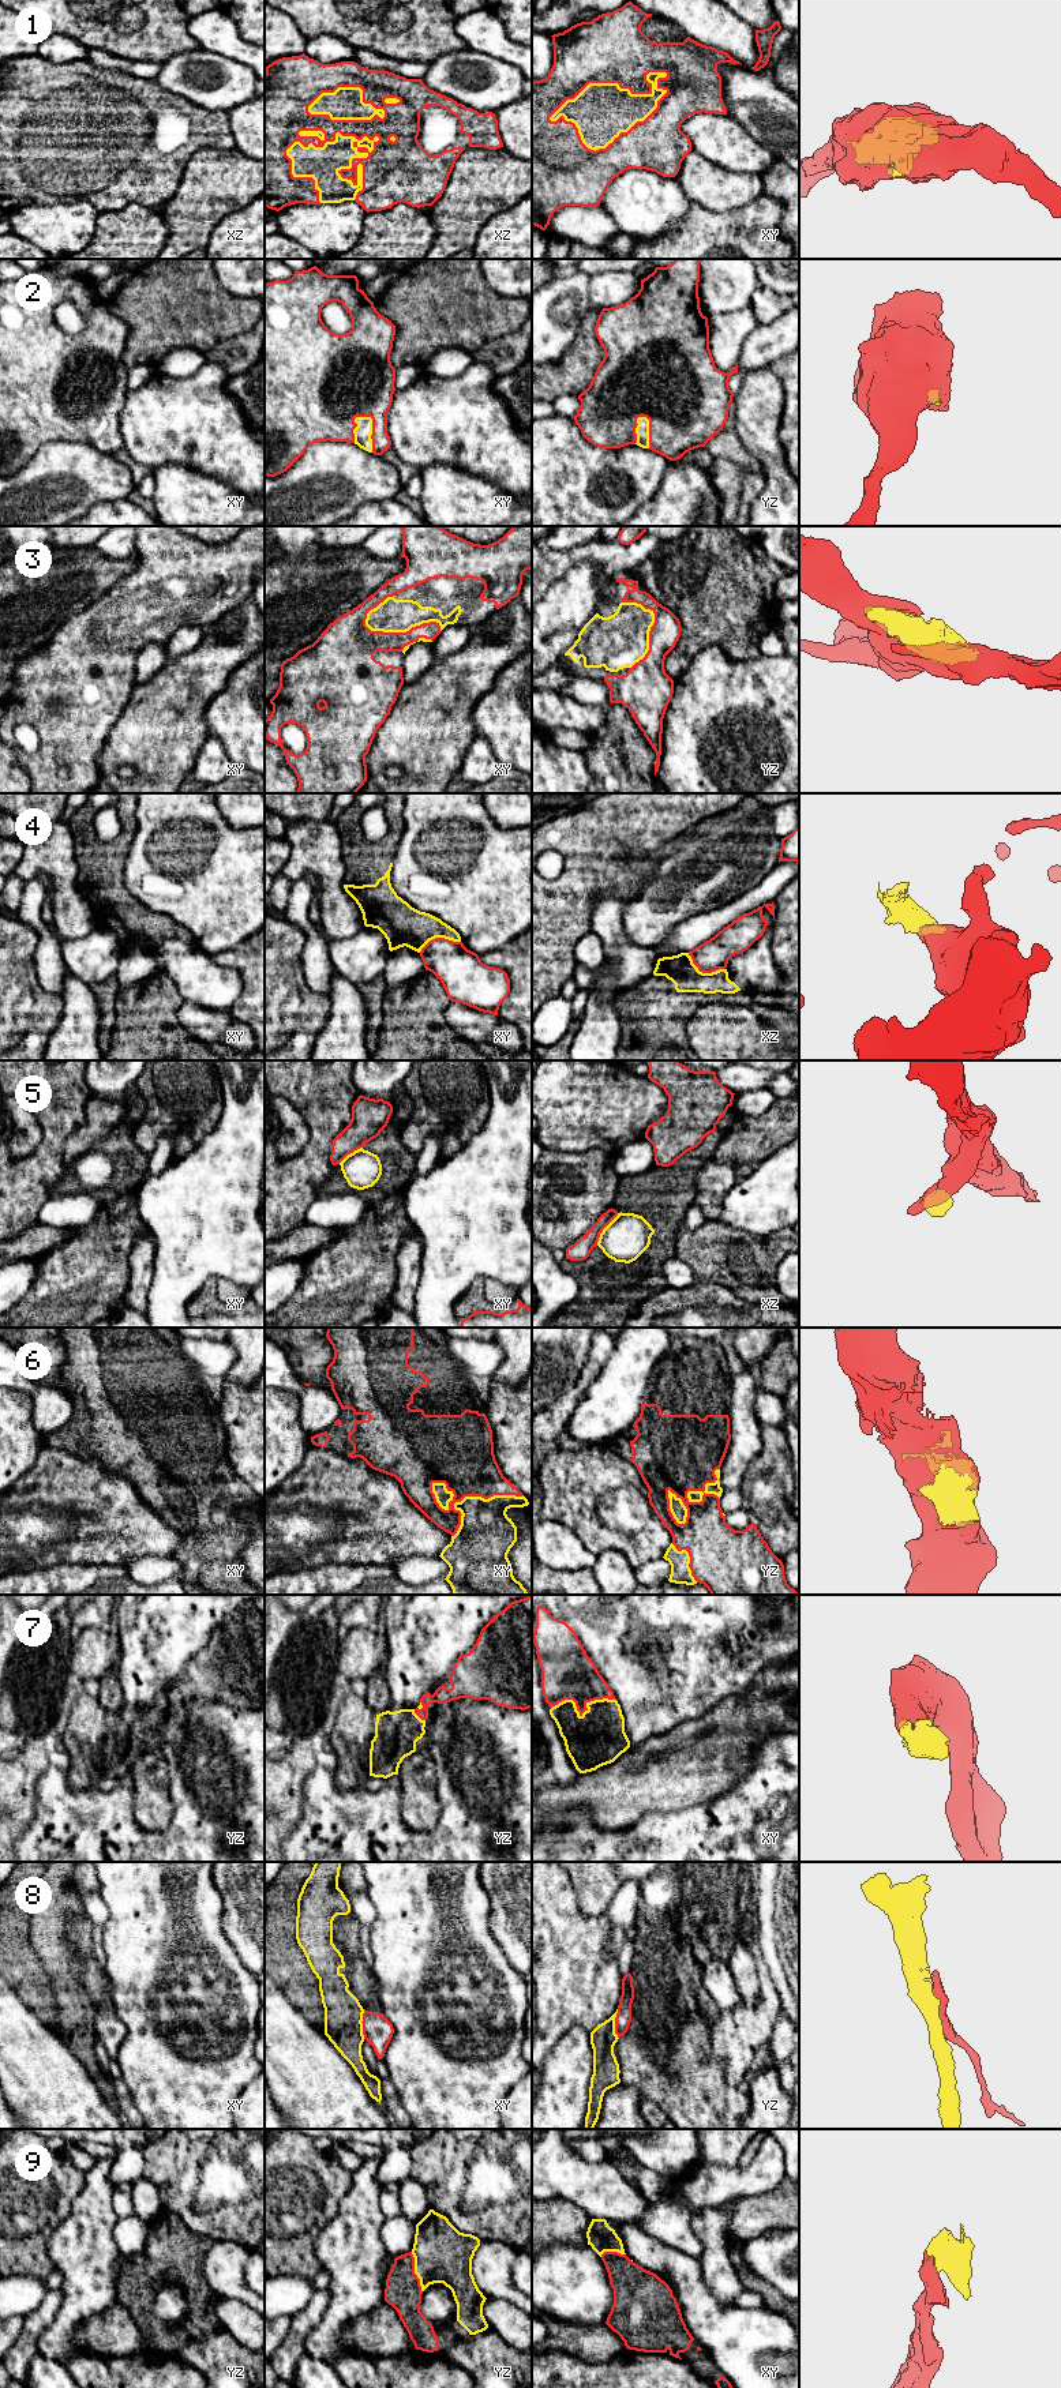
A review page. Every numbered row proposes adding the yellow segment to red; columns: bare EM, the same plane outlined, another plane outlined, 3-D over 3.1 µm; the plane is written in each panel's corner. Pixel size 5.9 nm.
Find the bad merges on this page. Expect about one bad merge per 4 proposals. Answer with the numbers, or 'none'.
4, 5, 8

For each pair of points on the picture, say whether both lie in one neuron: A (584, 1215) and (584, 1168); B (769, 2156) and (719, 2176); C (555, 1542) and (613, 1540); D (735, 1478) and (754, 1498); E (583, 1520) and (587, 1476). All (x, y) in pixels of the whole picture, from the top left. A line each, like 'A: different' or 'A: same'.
A: same
B: same
C: different
D: different
E: same

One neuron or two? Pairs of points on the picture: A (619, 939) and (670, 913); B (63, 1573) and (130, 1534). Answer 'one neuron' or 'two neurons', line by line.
A: two neurons
B: two neurons

